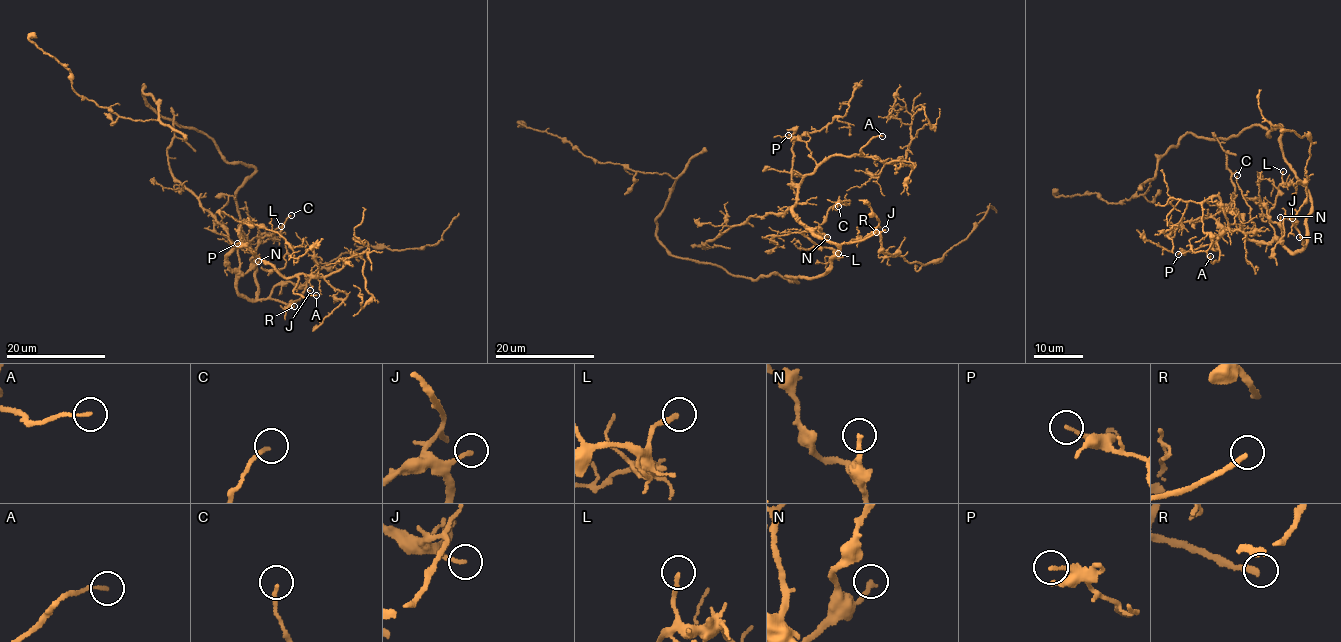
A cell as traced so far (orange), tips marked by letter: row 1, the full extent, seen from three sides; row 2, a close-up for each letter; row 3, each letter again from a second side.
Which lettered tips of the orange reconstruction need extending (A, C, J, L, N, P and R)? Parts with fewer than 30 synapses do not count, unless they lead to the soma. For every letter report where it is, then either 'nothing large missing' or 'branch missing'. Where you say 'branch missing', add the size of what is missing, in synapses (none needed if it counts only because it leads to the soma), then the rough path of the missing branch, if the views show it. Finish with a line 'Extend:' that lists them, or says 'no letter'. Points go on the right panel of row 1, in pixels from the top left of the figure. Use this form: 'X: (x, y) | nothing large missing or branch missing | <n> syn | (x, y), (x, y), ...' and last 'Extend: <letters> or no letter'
A: (1210, 256) | branch missing | 40 syn | (1210, 256), (1206, 269), (1186, 279), (1181, 289), (1139, 305), (1135, 281), (1141, 275)
C: (1237, 175) | nothing large missing
J: (1292, 218) | branch missing | 35 syn | (1292, 218), (1267, 198), (1265, 190), (1251, 171), (1245, 156), (1240, 155), (1238, 142), (1226, 126)
L: (1283, 171) | nothing large missing
N: (1280, 217) | nothing large missing
P: (1178, 254) | nothing large missing
R: (1299, 237) | branch missing | (1299, 237), (1229, 347), (1160, 321), (1106, 338), (1083, 324), (1085, 261), (1077, 242), (1047, 224), (1035, 184)
Extend: A, J, R

